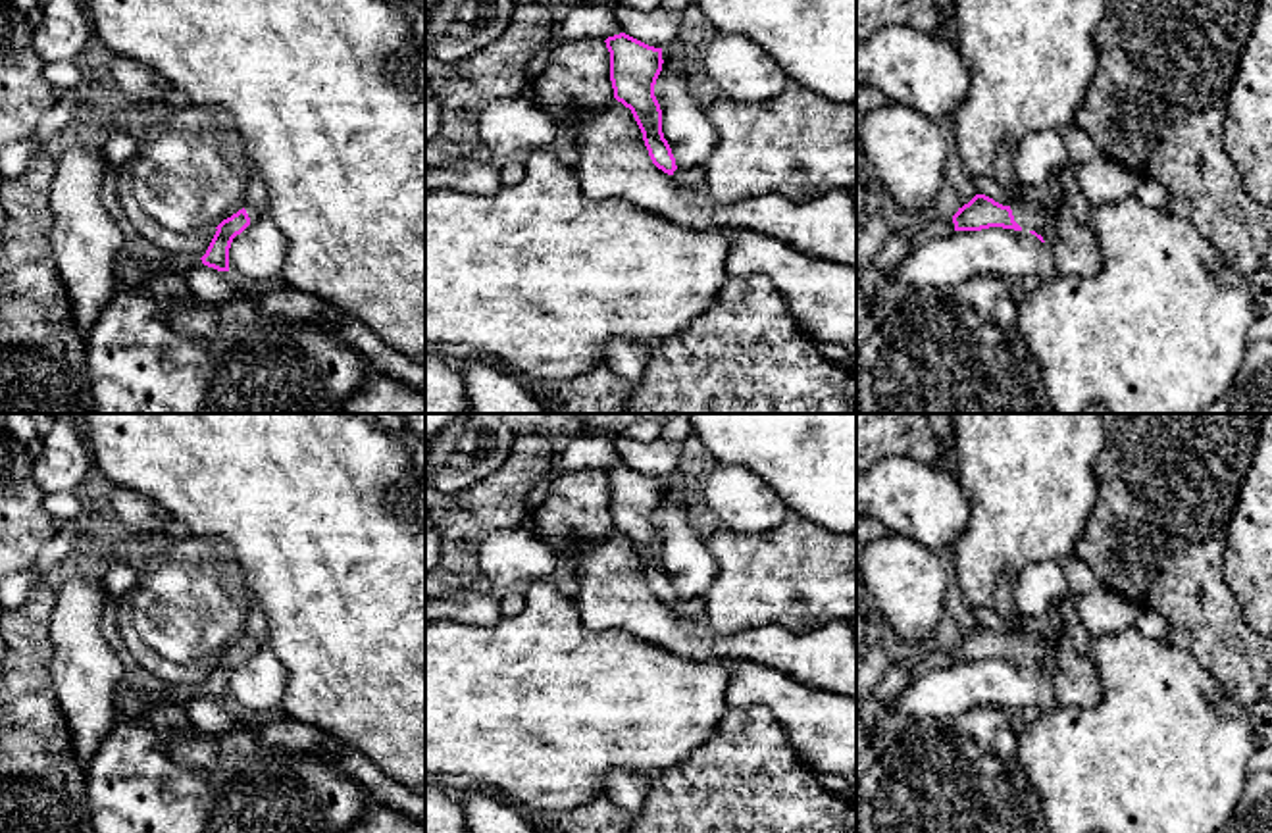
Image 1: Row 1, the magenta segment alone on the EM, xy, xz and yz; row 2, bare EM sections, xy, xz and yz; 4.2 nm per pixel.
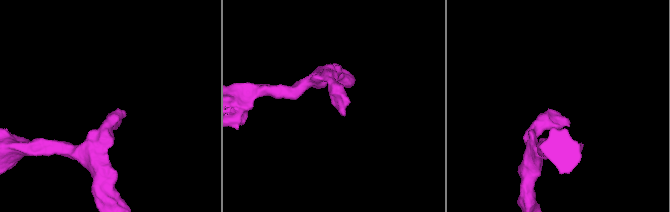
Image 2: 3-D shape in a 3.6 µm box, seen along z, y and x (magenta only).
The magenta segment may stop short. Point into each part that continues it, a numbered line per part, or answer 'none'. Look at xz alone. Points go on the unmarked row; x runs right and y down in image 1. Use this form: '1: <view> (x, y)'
1: xz (695, 608)

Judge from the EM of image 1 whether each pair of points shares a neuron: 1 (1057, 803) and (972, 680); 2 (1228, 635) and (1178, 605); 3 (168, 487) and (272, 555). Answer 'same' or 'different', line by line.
1: different
2: same
3: same

